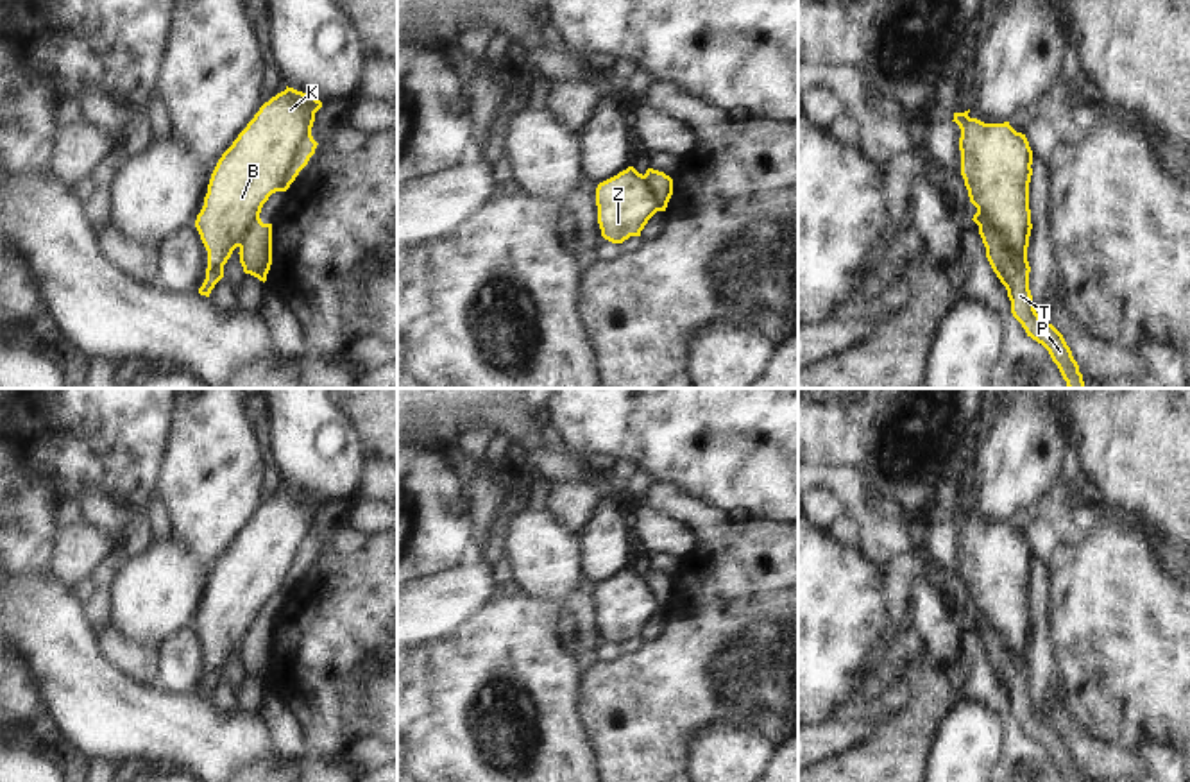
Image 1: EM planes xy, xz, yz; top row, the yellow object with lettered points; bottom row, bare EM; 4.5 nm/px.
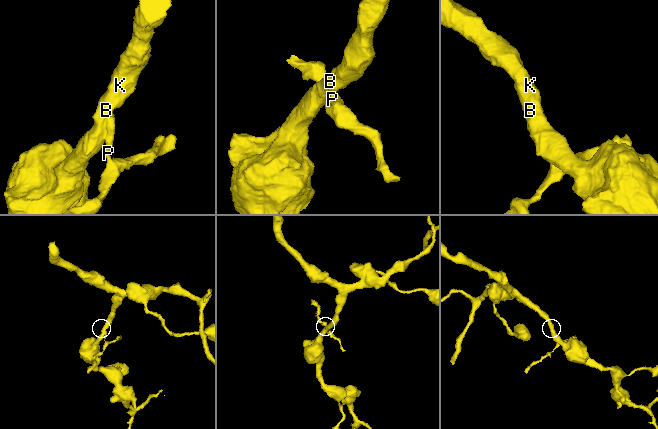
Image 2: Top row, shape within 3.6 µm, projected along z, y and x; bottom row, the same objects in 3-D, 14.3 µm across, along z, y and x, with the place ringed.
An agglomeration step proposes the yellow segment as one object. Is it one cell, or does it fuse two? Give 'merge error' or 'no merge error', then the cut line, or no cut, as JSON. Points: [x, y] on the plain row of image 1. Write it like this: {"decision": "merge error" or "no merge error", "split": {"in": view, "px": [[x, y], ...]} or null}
{"decision": "merge error", "split": {"in": "yz", "px": [[979, 625], [990, 627], [995, 632], [1015, 666], [1028, 677]]}}

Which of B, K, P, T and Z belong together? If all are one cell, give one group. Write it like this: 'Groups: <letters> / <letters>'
Groups: B K Z / P T

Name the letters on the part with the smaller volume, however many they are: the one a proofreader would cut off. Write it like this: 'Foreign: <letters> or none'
Foreign: P, T

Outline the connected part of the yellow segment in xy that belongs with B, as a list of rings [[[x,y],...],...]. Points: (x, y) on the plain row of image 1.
[[[286,487],[259,508],[218,560],[195,621],[208,651],[200,696],[209,698],[233,651],[251,628],[261,625],[268,598],[286,592],[315,555],[319,544],[311,528],[320,508],[310,494]]]

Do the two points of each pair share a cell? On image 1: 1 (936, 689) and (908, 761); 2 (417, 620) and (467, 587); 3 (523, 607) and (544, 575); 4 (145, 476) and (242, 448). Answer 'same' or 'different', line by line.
1: same
2: same
3: different
4: different

